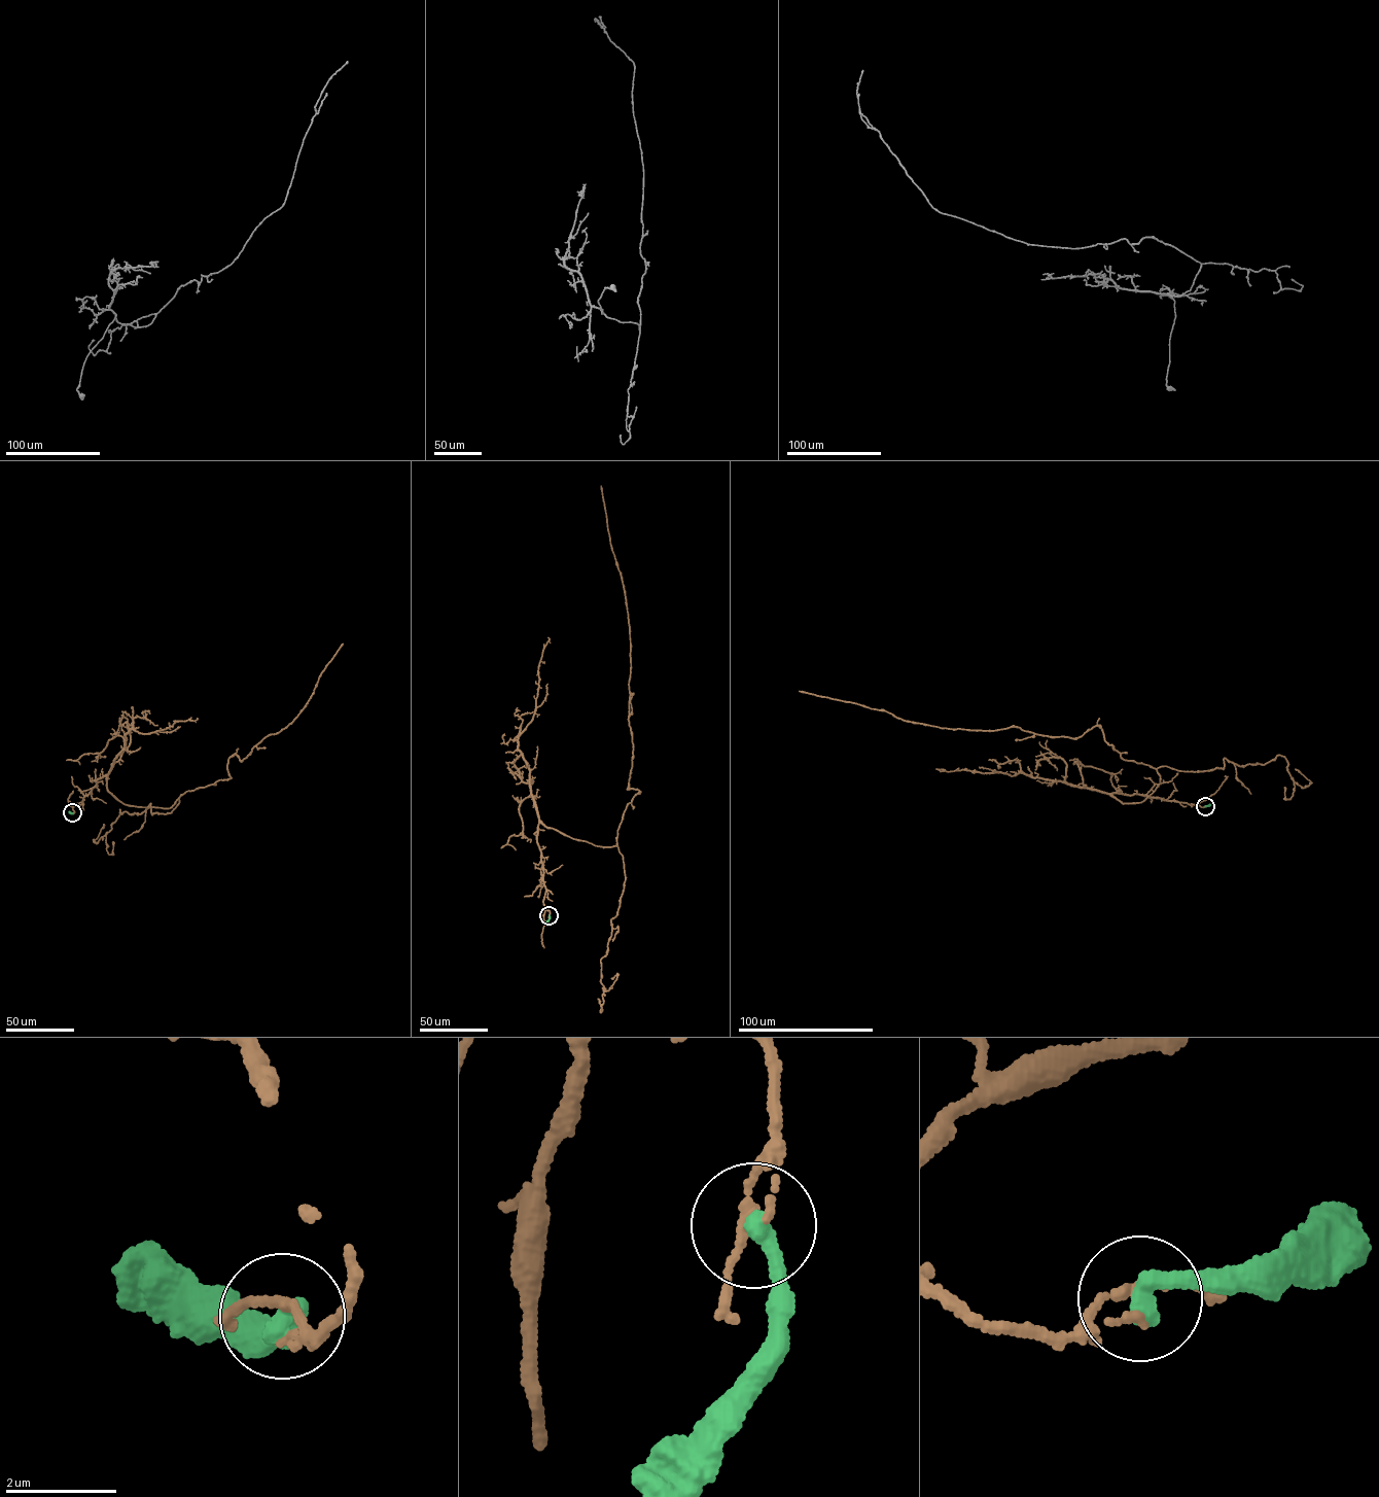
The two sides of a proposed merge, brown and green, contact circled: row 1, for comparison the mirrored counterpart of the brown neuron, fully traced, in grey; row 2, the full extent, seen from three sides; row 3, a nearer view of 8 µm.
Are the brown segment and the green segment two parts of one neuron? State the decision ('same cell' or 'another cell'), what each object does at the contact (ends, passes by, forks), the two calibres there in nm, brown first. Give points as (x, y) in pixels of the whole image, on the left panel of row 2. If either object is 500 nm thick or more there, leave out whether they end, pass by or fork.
another cell | brown passes by | green ends | 140/400 nm

